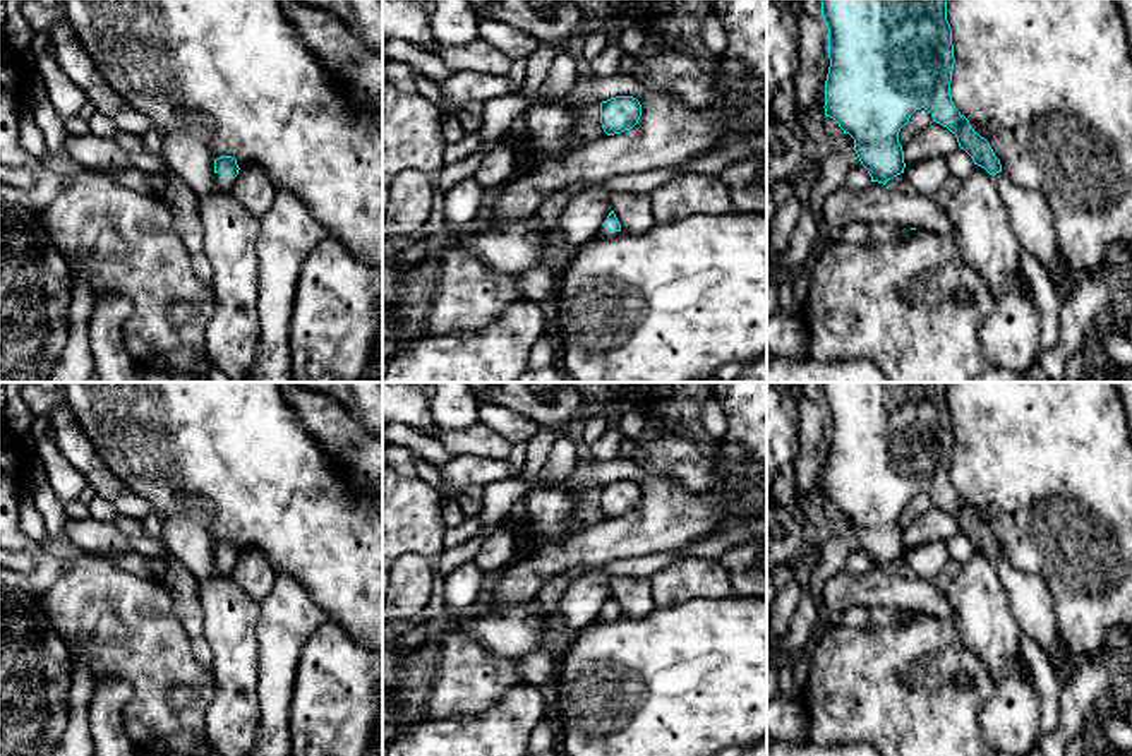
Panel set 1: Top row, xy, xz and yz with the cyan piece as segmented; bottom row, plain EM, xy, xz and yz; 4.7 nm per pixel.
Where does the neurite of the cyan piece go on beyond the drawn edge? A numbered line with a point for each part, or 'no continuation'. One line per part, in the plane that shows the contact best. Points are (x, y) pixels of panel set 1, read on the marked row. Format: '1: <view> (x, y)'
1: xy (222, 182)

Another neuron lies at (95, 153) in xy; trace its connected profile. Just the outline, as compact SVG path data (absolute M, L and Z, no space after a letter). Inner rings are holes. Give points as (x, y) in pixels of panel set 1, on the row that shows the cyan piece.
M93 132L81 137L69 135L65 139L65 151L84 170L108 177L132 168L130 154L115 139L94 135Z

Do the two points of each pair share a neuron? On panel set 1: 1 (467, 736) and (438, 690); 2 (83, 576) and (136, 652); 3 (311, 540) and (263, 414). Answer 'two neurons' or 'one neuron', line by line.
1: two neurons
2: one neuron
3: one neuron

